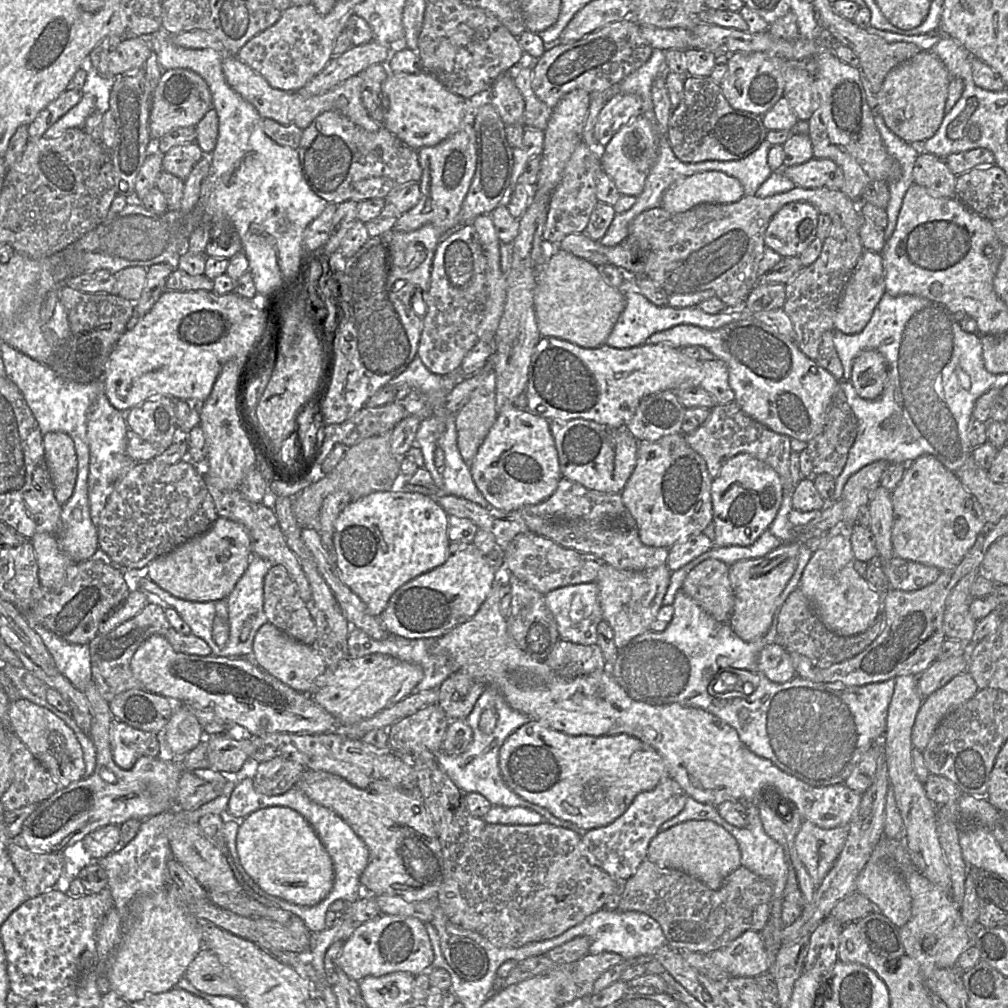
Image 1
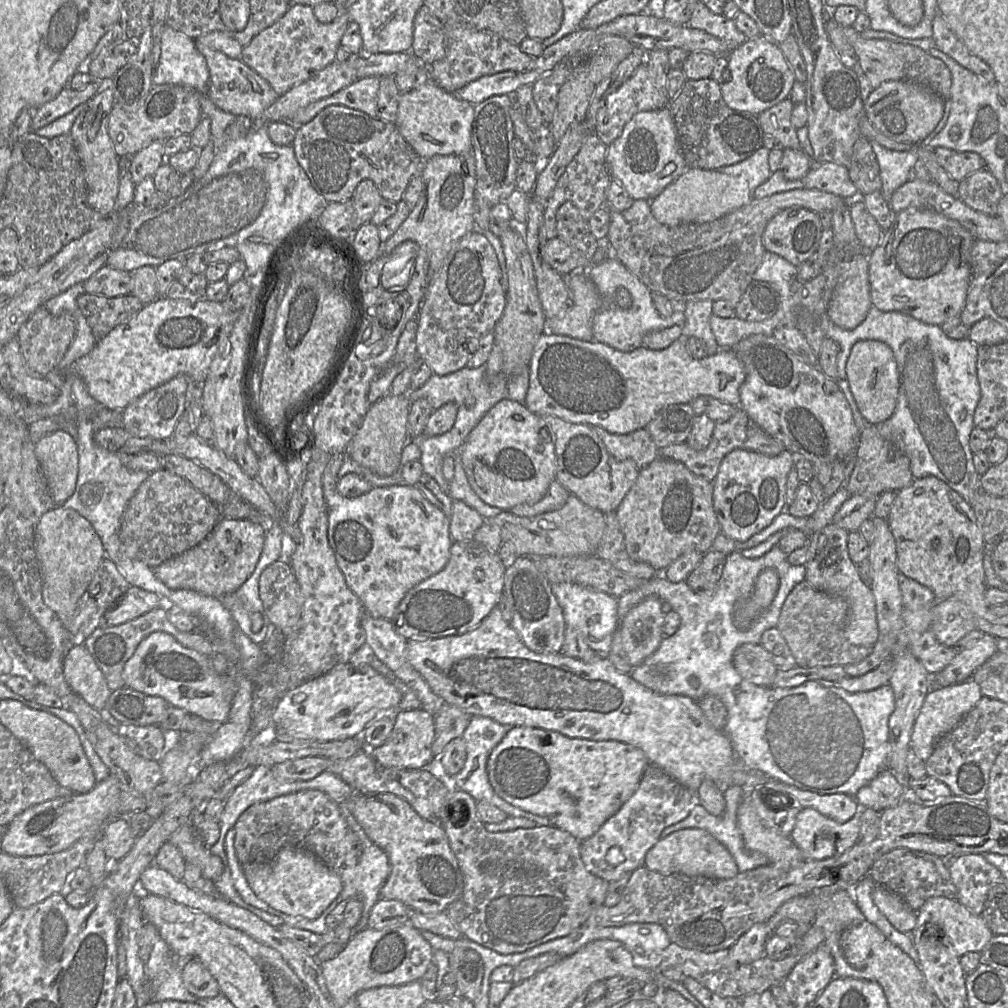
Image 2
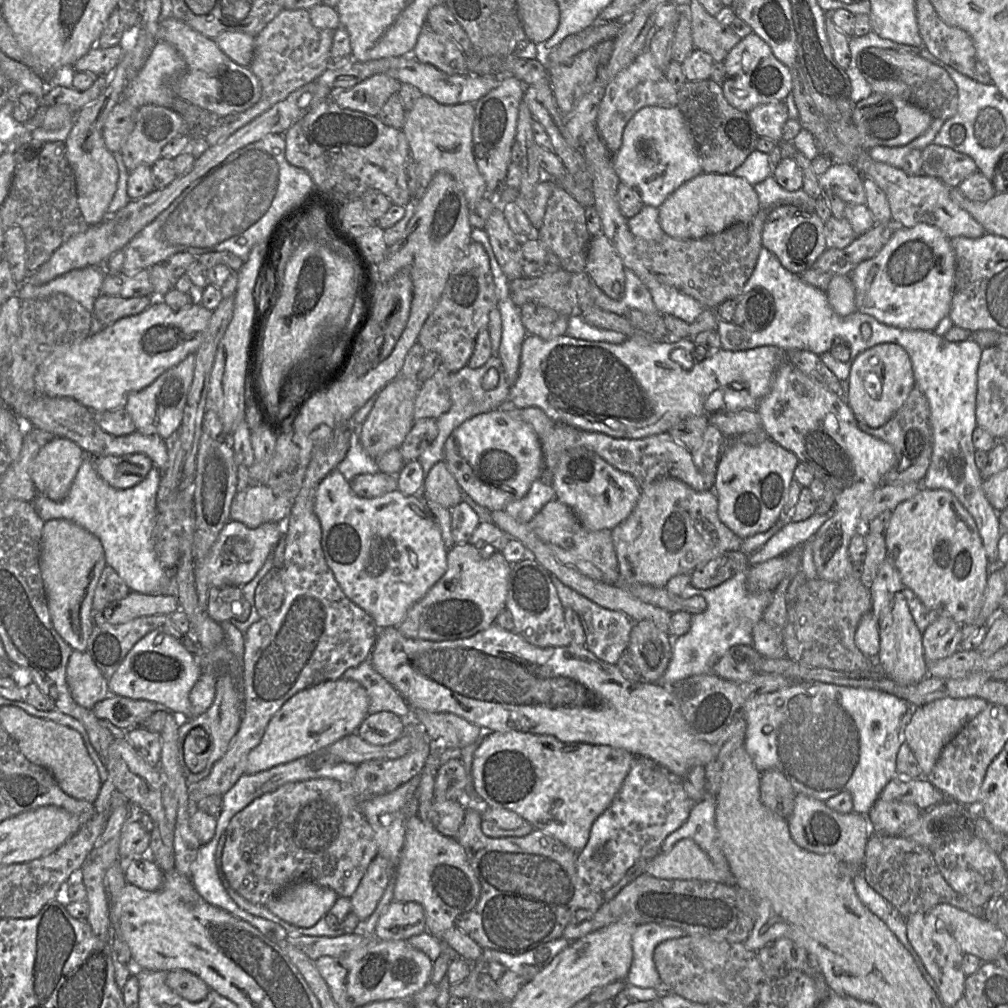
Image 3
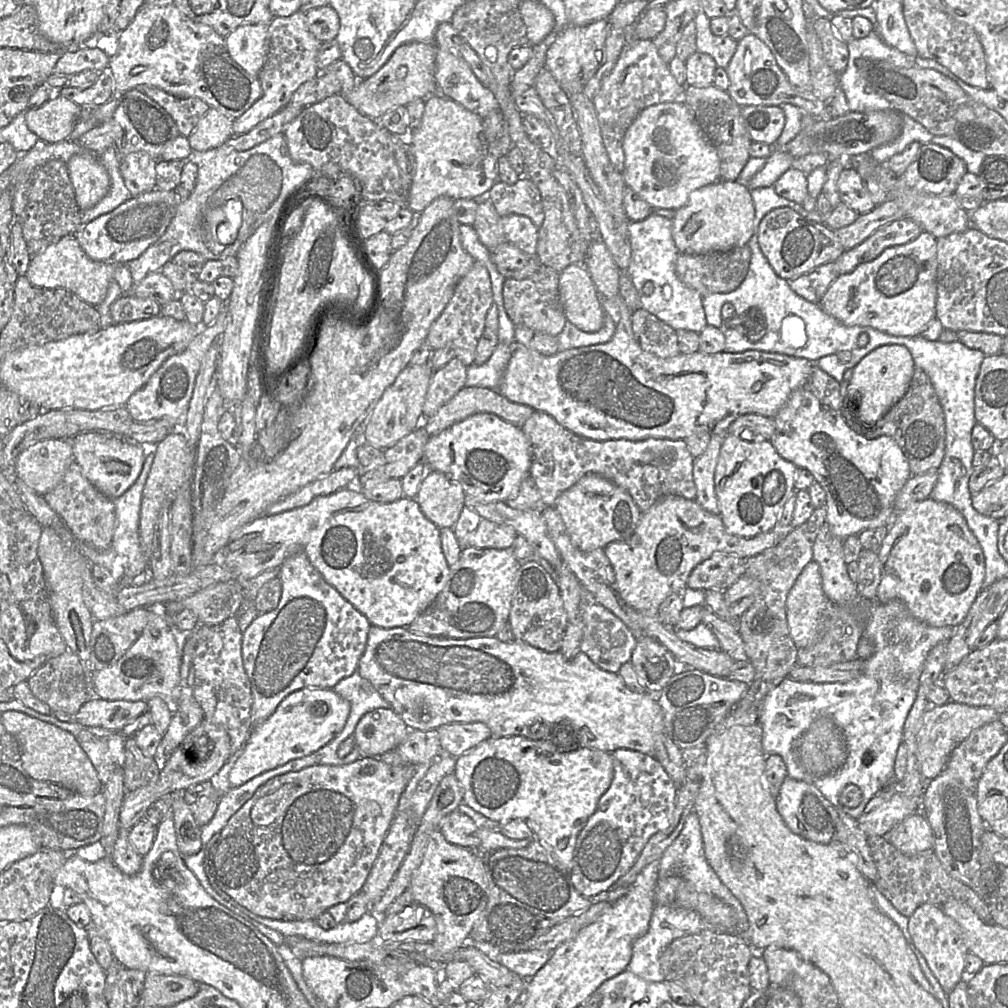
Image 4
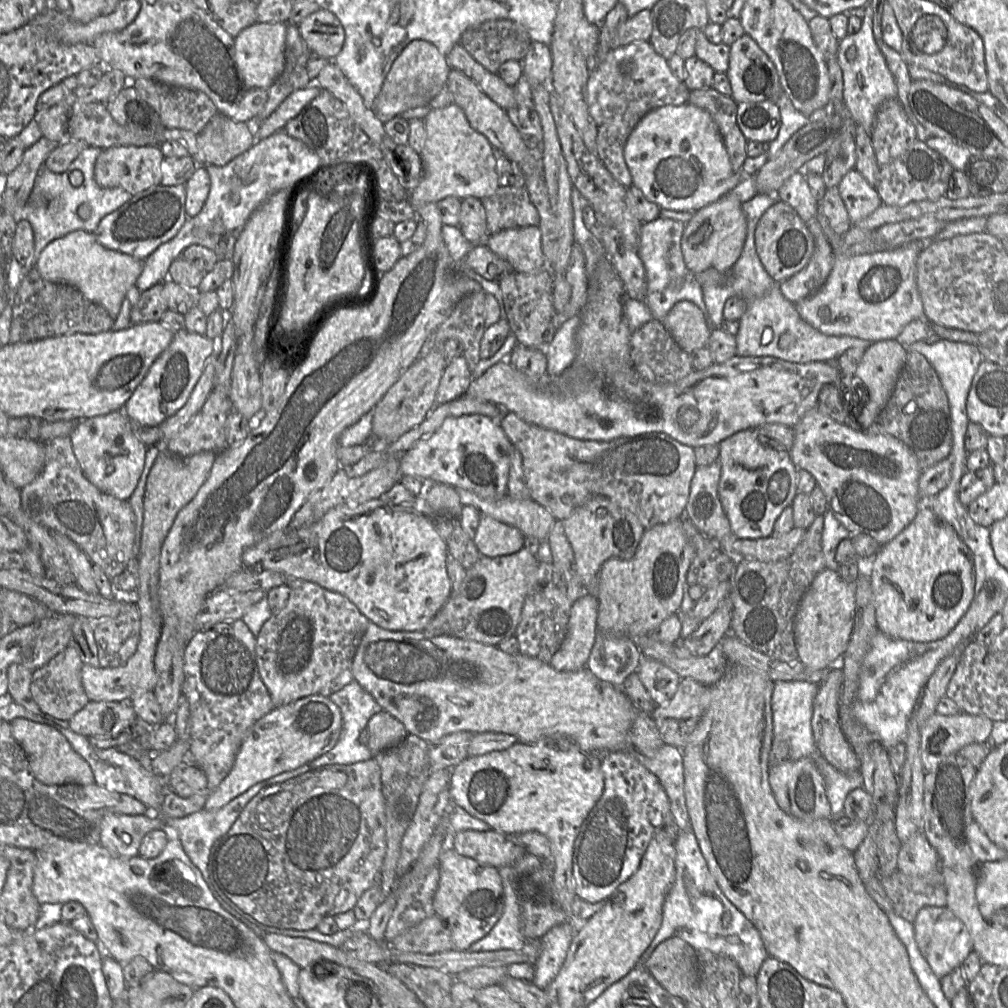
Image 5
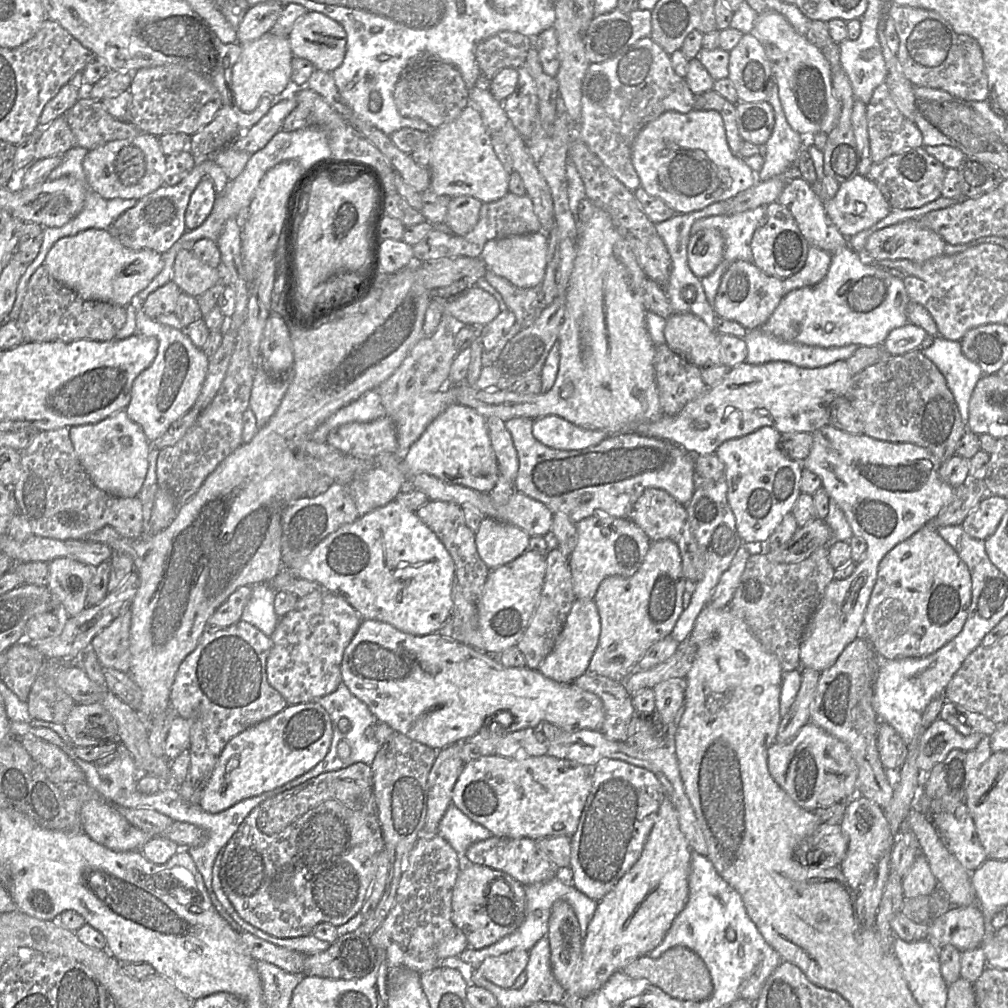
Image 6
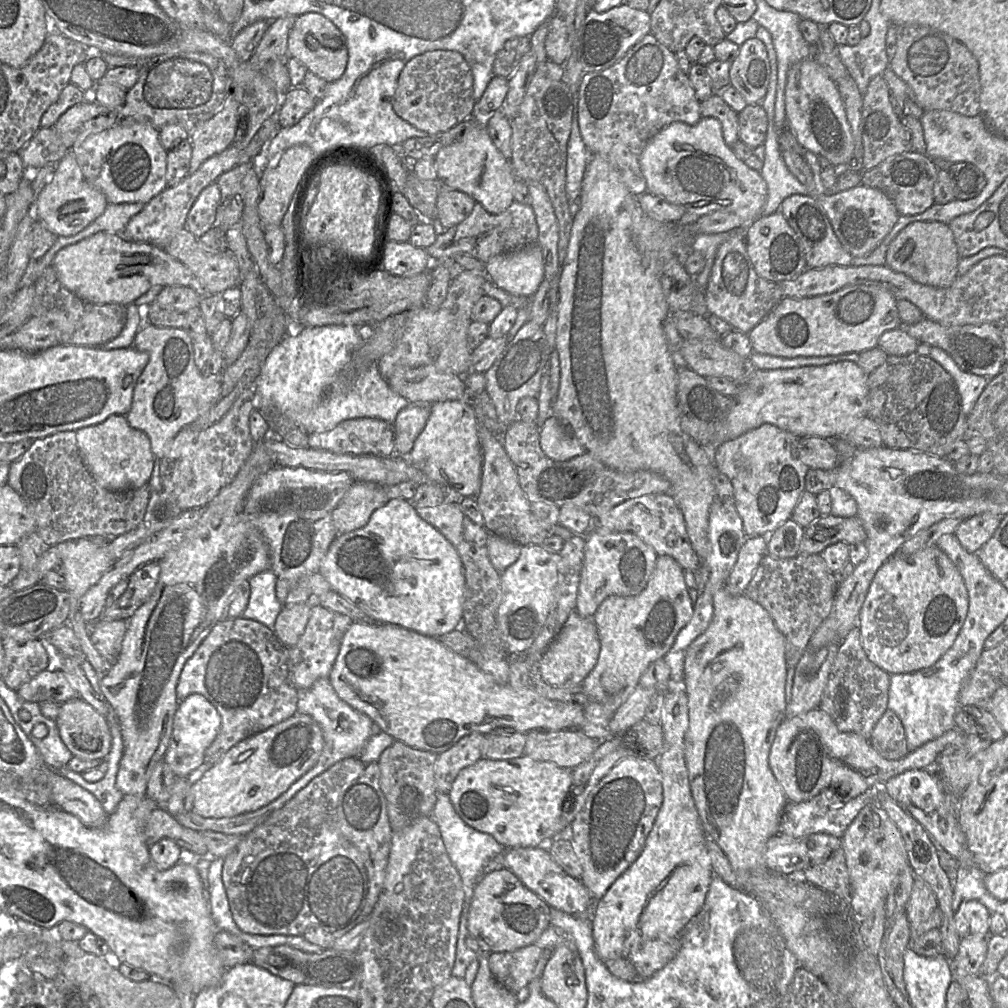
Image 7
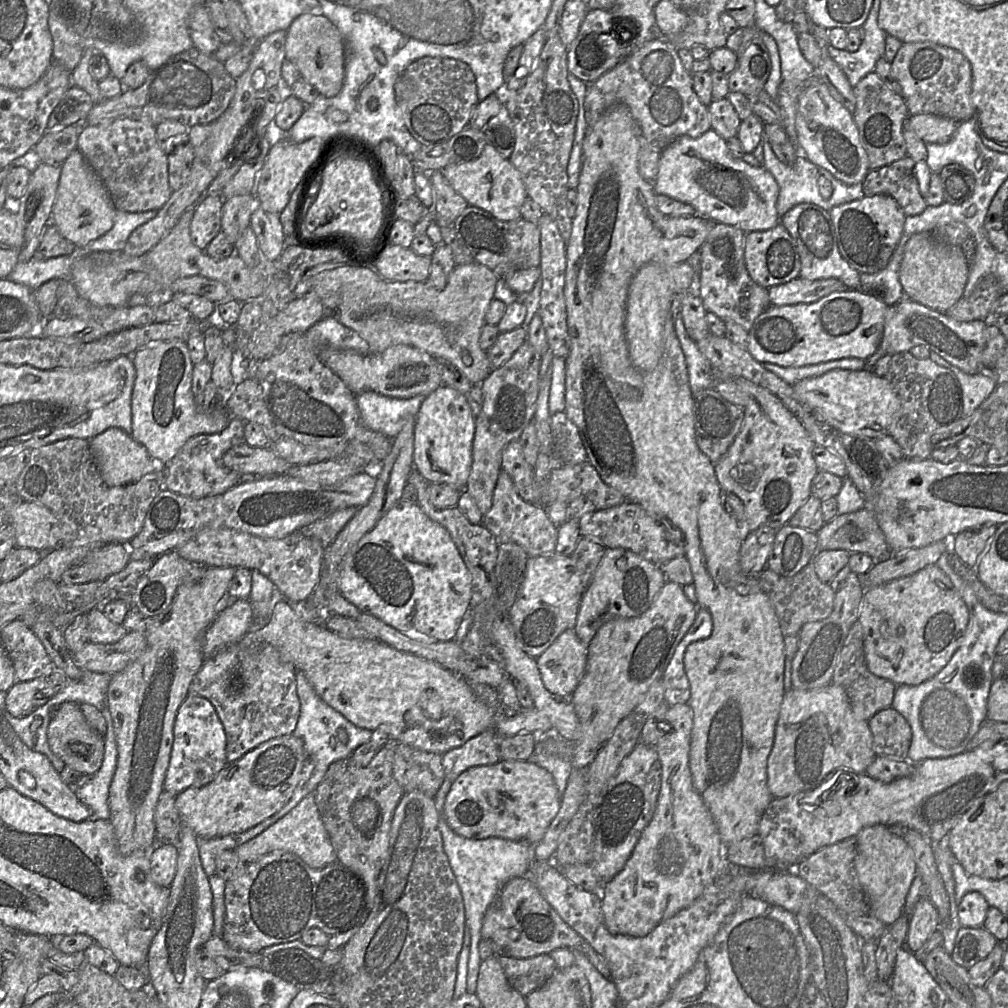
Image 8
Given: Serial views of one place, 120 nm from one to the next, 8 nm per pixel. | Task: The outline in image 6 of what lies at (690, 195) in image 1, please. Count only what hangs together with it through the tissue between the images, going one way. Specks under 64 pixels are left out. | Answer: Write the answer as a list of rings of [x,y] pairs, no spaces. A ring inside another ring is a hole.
[[[704,229],[691,234],[687,262],[693,274],[700,279],[711,274],[721,262],[724,248],[723,236],[716,229]]]

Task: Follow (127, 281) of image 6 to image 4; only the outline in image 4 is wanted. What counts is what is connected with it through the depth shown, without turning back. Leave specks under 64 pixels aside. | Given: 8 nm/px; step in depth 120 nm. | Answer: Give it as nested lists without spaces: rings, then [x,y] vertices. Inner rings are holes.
[[[67,235],[57,243],[49,245],[42,253],[30,259],[26,277],[39,288],[66,289],[91,306],[100,304],[107,293],[117,265],[96,262],[90,259],[80,247],[75,235]]]

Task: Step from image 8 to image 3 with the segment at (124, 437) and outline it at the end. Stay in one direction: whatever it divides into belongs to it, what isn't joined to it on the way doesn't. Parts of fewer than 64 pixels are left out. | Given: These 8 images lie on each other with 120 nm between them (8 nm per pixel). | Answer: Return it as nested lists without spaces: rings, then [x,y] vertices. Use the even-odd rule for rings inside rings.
[[[139,453],[93,457],[93,463],[98,475],[116,489],[137,485],[154,466],[148,456]]]

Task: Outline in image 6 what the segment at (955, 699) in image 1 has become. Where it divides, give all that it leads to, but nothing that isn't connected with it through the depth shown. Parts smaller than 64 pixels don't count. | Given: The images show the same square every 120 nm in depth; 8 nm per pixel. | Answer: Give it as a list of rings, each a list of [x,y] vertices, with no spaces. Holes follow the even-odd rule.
[[[938,717],[921,737],[917,768],[921,773],[927,774],[935,764],[944,760],[951,750],[973,750],[983,737],[985,736],[980,734],[963,735]]]

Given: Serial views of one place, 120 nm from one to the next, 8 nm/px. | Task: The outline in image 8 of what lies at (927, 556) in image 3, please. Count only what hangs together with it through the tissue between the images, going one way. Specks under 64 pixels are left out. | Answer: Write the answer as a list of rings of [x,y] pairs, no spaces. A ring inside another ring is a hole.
[[[932,564],[911,575],[867,588],[858,621],[863,629],[868,670],[897,686],[915,686],[940,672],[958,649],[968,624],[968,609],[950,578]]]

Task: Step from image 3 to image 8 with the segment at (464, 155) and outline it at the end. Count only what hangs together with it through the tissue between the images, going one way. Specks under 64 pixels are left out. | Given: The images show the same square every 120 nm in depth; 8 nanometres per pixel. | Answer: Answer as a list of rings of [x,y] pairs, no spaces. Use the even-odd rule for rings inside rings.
[[[487,143],[481,155],[468,162],[450,164],[440,170],[453,189],[468,205],[481,208],[501,221],[521,218],[521,206],[528,197],[518,170],[502,157],[491,143]]]

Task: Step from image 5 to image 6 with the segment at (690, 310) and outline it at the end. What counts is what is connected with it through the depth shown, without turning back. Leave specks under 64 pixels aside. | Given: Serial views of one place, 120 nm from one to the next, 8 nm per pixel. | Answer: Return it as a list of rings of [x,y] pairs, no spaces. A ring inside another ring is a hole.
[[[674,312],[666,319],[664,336],[671,350],[699,368],[722,364],[719,334],[691,313]]]

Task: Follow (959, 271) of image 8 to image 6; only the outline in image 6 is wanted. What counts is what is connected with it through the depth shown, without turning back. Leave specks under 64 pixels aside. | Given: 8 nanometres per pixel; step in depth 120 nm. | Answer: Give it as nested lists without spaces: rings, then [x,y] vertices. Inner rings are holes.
[[[908,219],[875,231],[867,239],[864,259],[907,259],[916,263],[940,256],[946,242],[933,230],[918,225],[918,219]]]

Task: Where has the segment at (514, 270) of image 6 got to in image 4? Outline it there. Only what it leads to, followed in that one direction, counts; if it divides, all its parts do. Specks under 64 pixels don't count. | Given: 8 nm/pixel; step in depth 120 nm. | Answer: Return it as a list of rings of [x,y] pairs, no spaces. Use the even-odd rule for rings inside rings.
[[[511,214],[502,217],[506,242],[509,242],[524,253],[536,255],[538,228],[526,216]]]

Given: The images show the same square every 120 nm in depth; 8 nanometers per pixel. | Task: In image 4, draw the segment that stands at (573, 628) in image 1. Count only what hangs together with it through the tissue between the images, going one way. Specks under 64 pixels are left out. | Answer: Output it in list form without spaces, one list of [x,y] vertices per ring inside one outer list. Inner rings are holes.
[[[589,595],[583,598],[580,618],[584,625],[581,651],[602,670],[618,673],[622,664],[631,660],[632,652],[636,647],[637,639],[633,632],[608,609],[591,601]]]

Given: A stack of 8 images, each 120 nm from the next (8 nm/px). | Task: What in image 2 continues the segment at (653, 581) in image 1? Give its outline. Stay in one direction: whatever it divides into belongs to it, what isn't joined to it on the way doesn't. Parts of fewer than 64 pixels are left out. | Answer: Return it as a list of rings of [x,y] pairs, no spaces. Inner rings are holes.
[[[654,596],[634,606],[618,626],[628,661],[634,668],[652,655],[664,638],[662,601]]]

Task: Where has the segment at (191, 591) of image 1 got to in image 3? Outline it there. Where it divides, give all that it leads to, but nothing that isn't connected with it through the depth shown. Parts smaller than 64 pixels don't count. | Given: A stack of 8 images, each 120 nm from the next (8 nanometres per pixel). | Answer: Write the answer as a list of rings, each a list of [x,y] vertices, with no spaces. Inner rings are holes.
[[[229,520],[219,532],[208,556],[195,566],[194,578],[209,587],[243,586],[254,578],[282,537],[279,522],[263,523],[256,528],[249,528],[242,522]]]

